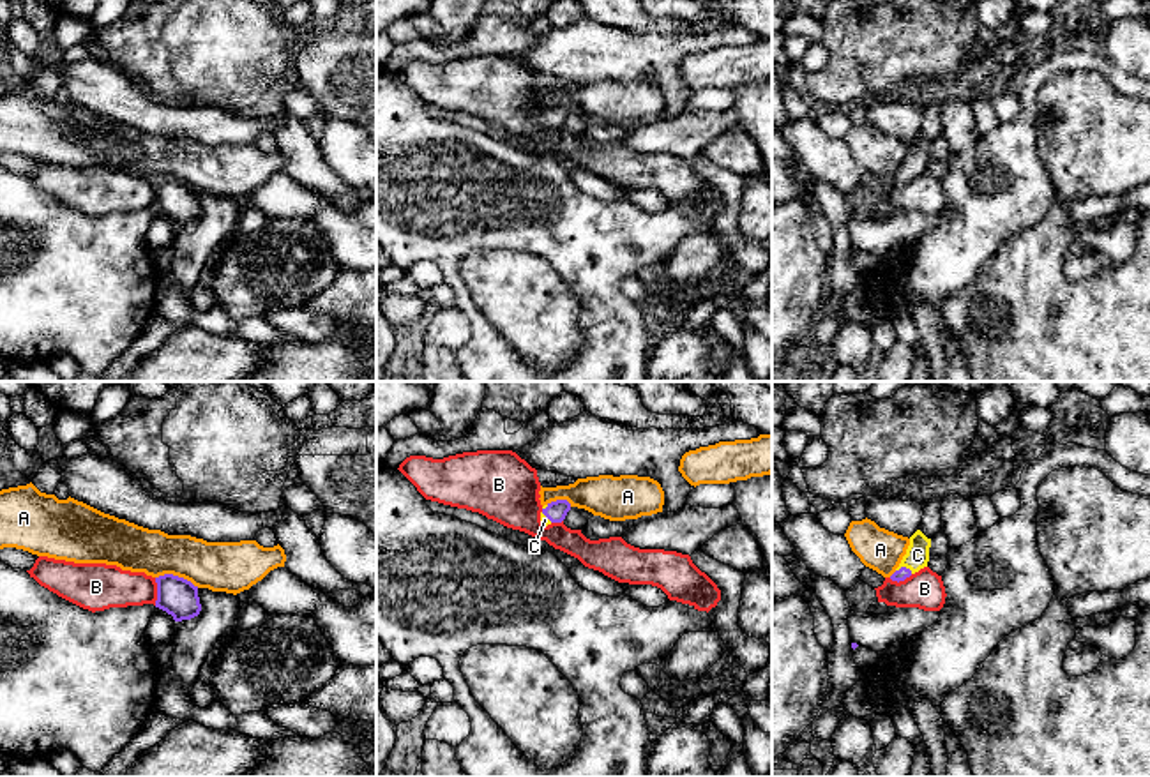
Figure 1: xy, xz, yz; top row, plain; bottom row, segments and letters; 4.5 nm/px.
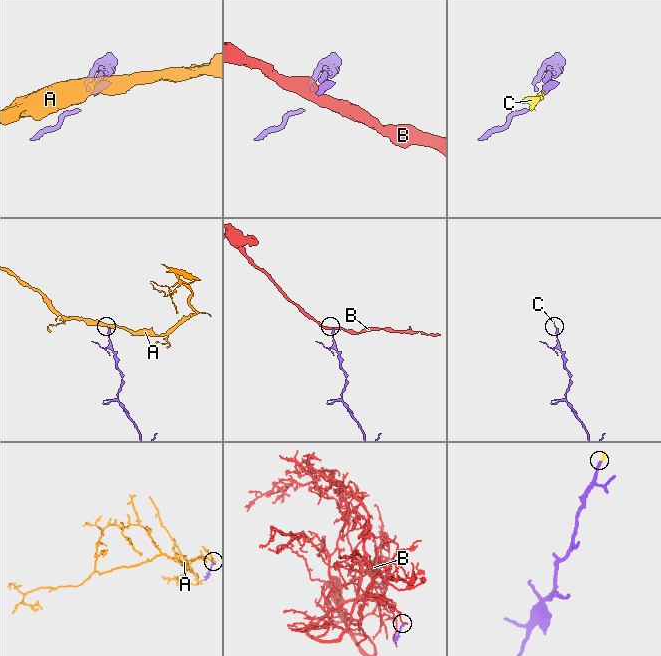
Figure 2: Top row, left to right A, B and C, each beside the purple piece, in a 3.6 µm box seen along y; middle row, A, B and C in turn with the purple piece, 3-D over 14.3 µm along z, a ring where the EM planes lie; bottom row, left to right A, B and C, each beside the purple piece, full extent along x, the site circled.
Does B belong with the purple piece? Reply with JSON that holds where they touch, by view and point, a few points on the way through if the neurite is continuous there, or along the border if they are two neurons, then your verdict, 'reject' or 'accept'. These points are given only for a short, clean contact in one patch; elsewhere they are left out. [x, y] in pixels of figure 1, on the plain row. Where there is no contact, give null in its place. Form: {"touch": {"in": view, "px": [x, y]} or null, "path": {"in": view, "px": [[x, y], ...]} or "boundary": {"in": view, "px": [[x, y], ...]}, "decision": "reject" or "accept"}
{"touch": {"in": "xy", "px": [158, 196]}, "boundary": {"in": "xy", "px": [[154, 182], [156, 209]]}, "decision": "reject"}

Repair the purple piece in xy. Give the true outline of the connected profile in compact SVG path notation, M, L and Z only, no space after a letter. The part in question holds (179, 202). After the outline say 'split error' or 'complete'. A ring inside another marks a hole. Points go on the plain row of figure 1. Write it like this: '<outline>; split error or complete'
M164 178L155 182L155 187L155 212L171 219L175 226L191 224L200 219L201 208L198 191L194 191L191 185L173 178Z; complete

